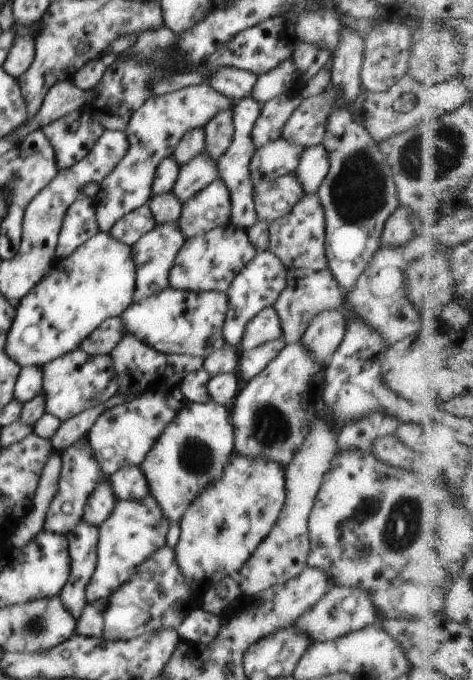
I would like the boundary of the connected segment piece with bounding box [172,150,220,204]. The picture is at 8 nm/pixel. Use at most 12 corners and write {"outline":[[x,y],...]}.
{"outline":[[204,150],[181,166],[172,192],[184,204],[218,178]]}

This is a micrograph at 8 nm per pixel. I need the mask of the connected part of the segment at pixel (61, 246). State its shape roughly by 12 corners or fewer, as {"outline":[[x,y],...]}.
{"outline":[[95,200],[64,216],[55,253],[70,256],[99,231]]}

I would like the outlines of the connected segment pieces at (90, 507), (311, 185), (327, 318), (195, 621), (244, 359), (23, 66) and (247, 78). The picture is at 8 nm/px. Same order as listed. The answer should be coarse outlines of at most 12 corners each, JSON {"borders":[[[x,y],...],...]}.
{"borders":[[[108,478],[86,502],[82,520],[99,526],[117,502]],[[322,143],[303,152],[294,176],[305,194],[319,190],[330,166]],[[321,311],[309,323],[303,344],[324,362],[342,342],[345,317]],[[194,610],[177,630],[181,639],[208,647],[220,622]],[[280,338],[239,356],[237,376],[250,383],[276,358]],[[29,26],[16,27],[15,44],[2,68],[18,80],[34,61]],[[236,68],[213,71],[207,82],[238,103],[251,96],[257,76]]]}

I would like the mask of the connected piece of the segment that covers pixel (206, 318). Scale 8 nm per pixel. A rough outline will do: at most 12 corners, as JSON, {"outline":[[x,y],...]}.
{"outline":[[166,288],[120,314],[164,355],[225,346],[226,293]]}

